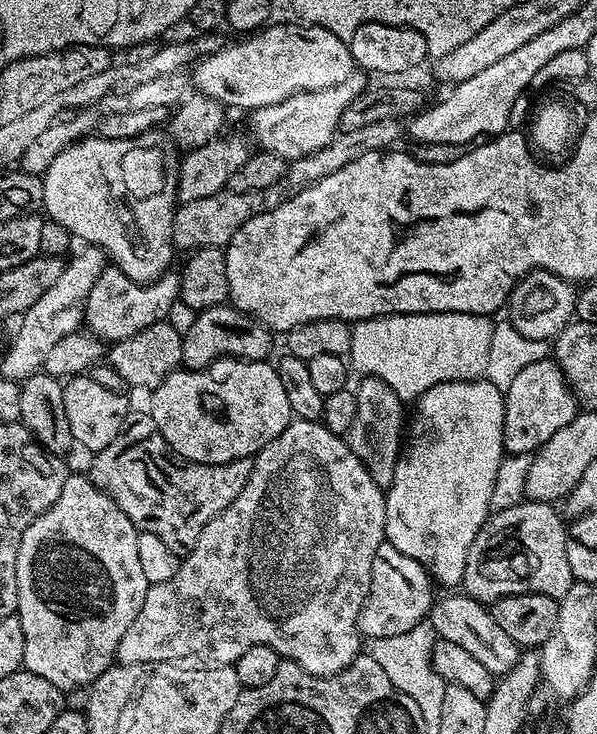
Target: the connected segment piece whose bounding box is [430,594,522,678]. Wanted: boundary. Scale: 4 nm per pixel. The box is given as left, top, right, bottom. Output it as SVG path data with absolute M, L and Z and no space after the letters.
M444 595L448 596L442 597L441 600L439 597L433 603L430 613L430 623L437 637L446 642L455 642L465 650L470 650L470 654L474 654L474 658L478 658L478 662L482 662L482 666L486 666L486 670L490 670L493 677L499 678L506 675L518 662L522 651L520 645L514 642L514 638L510 638L510 634L506 634L499 628L498 622L494 622L491 611L473 596Z

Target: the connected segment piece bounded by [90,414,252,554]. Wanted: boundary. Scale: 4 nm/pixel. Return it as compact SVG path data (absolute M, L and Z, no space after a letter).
M151 414L133 415L128 423L101 452L91 457L90 479L114 498L116 505L140 532L158 534L170 550L186 554L198 542L198 534L238 494L250 478L252 460L235 460L225 464L203 464L183 460L162 438Z

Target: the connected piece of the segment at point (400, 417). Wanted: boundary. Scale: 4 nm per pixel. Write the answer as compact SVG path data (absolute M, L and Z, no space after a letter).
M364 376L361 381L354 388L358 398L358 415L354 418L354 426L350 426L346 439L362 466L370 470L370 478L374 478L374 482L386 490L392 485L402 441L406 436L406 404L398 398L398 394L394 394L394 390L390 390L390 386L386 386L386 382L373 376Z

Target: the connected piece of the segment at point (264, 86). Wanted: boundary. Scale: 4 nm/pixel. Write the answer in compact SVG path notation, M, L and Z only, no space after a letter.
M269 23L260 31L240 38L237 44L225 43L222 48L204 57L195 65L192 88L214 98L225 109L274 106L299 92L336 88L357 71L347 40L330 34L317 24Z

